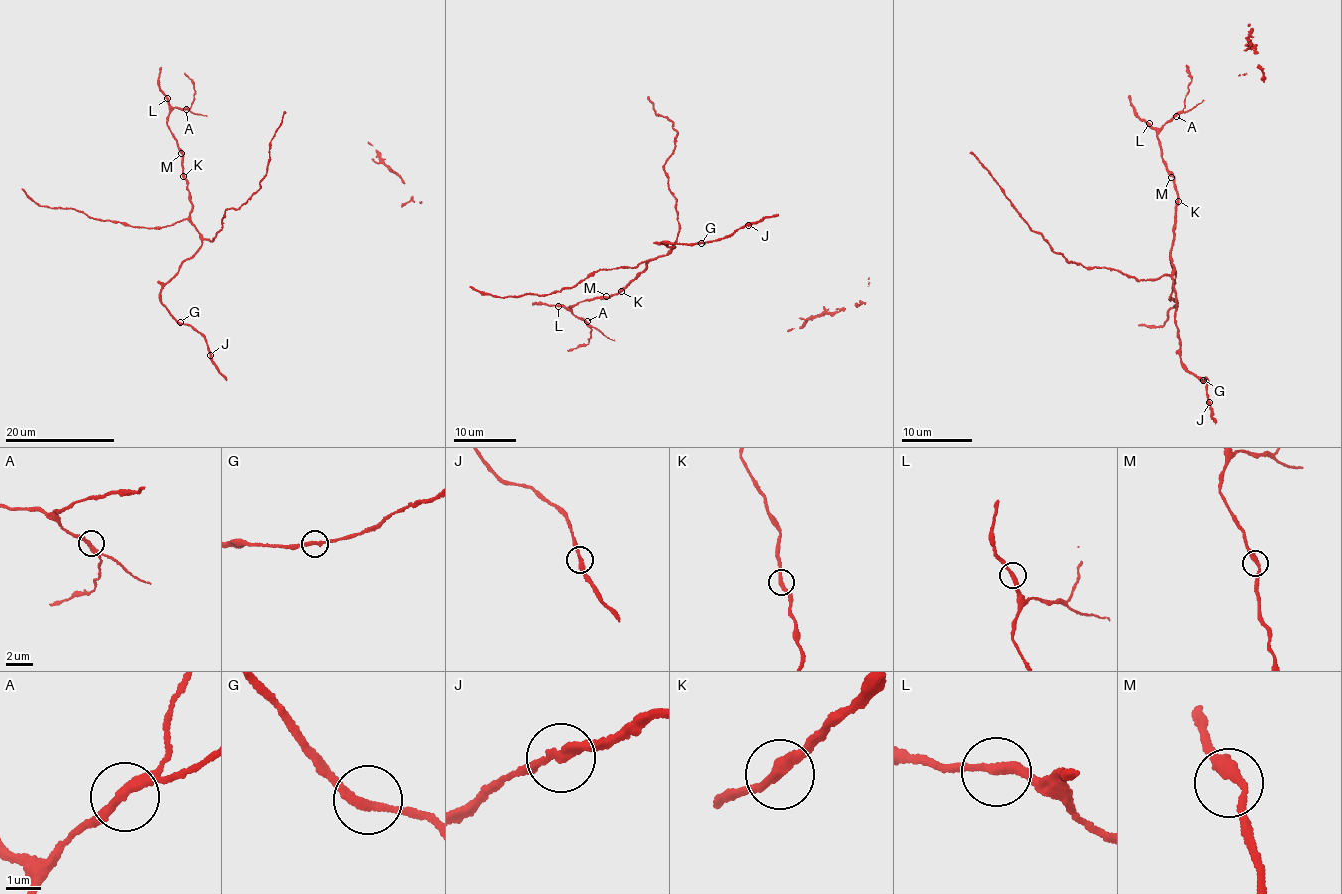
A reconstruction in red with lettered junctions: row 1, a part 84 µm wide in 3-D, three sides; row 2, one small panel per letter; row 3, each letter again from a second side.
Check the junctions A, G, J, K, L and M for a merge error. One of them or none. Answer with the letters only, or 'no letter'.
no letter

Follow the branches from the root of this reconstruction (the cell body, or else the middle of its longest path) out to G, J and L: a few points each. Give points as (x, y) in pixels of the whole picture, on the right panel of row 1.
G: (1173, 175), (1178, 204), (1171, 263), (1179, 355), (1183, 367), (1203, 380)
J: (1173, 175), (1178, 204), (1171, 247), (1171, 280), (1180, 360), (1200, 379), (1208, 380), (1206, 394), (1209, 403)
L: (1173, 175), (1162, 156), (1156, 128), (1149, 123)

